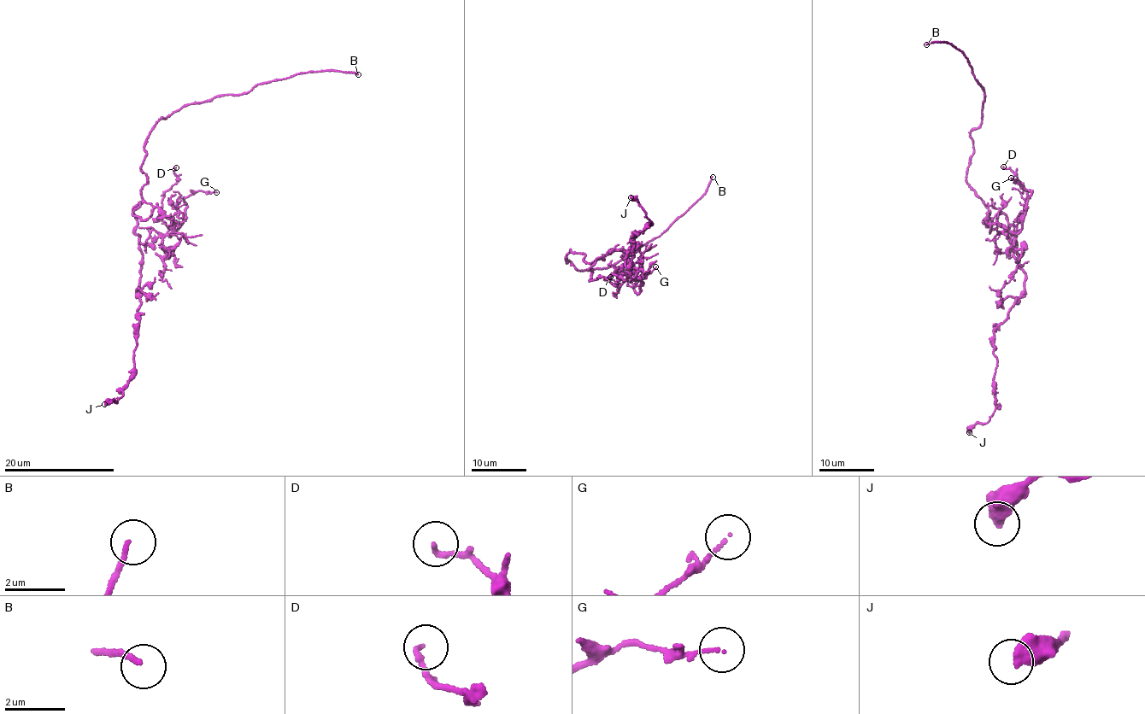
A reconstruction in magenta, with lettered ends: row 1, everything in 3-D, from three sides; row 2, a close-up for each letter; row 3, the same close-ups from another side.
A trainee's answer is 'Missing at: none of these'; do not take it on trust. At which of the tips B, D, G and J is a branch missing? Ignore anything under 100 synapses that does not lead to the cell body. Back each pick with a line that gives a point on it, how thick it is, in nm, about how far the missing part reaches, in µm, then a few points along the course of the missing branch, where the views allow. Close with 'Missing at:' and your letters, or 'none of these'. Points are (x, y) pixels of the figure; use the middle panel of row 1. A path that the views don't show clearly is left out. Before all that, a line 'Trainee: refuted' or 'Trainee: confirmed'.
Trainee: refuted
B: Place: (713, 177). Thickness 150 nm. Missing length about 10 µm. Course of what is missing: (713, 177), (713, 172), (720, 167), (735, 180), (751, 185)
Missing at: B

